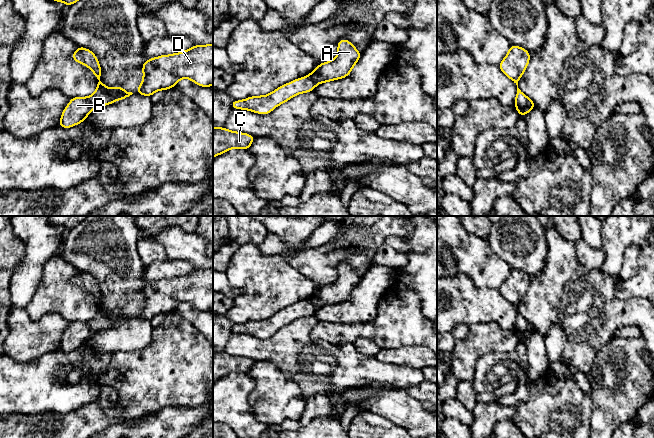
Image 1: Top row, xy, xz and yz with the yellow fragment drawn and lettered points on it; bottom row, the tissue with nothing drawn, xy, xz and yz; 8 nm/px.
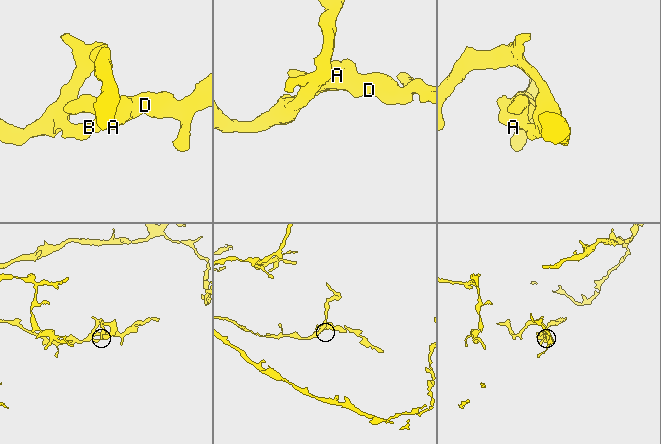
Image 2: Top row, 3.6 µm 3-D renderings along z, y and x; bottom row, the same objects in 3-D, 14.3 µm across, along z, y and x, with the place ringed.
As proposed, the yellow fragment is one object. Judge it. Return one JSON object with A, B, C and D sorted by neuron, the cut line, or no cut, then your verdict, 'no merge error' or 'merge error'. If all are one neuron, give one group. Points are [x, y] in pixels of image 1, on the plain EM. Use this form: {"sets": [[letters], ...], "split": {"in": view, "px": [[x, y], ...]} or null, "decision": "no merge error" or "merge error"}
{"sets": [["A", "D"], ["B", "C"]], "split": {"in": "yz", "px": [[529, 323], [524, 332], [524, 337]]}, "decision": "merge error"}

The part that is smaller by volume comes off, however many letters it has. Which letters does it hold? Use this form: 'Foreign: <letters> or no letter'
Foreign: A, D

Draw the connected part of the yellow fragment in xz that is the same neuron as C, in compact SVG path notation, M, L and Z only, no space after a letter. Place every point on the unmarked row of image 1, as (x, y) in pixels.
M213 351L213 382L233 372L247 374L254 362L253 359L230 355L225 351Z

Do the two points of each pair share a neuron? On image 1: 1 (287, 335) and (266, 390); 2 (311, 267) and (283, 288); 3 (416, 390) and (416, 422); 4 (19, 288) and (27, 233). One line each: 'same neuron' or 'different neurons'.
1: different neurons
2: different neurons
3: different neurons
4: same neuron

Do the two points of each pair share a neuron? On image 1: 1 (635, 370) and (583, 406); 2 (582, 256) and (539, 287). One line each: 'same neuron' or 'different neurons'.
1: different neurons
2: different neurons

